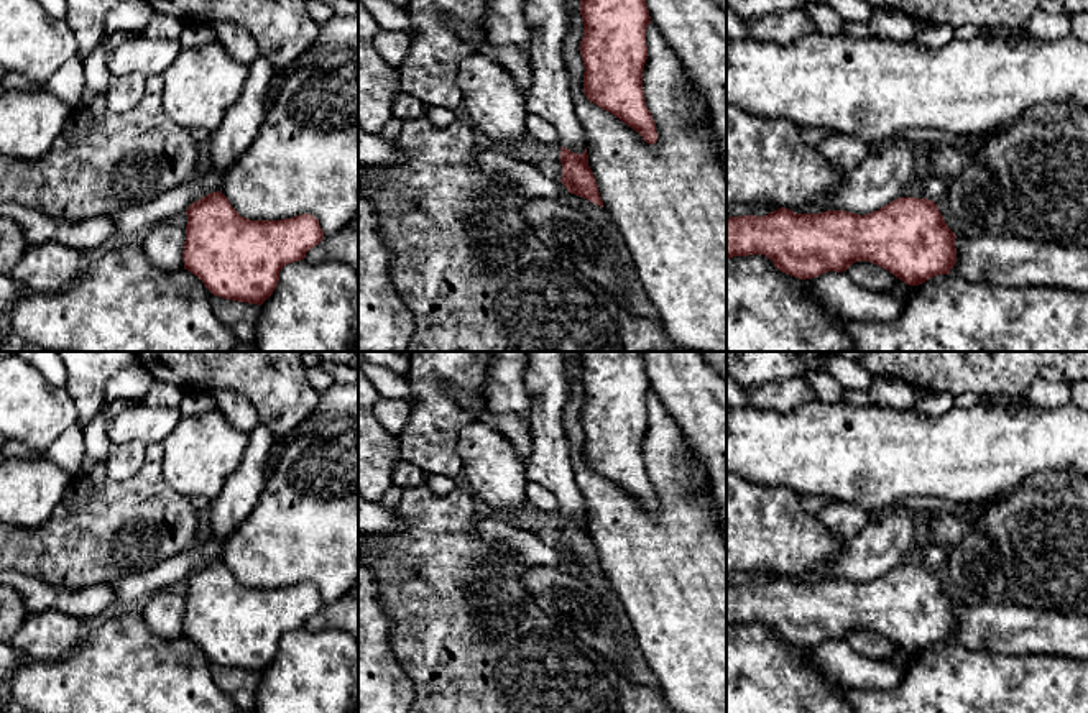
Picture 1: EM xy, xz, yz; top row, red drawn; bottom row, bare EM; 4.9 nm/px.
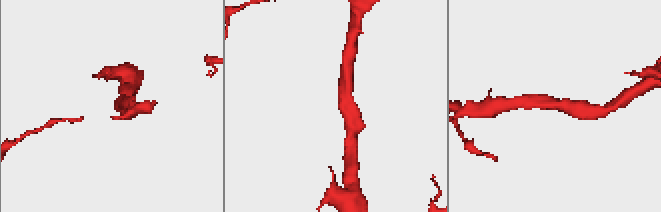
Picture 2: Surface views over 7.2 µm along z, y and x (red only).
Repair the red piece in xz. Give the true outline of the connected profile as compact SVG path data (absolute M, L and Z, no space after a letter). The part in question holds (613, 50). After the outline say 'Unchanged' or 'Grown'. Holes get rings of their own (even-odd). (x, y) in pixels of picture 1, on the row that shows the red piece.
M580 0L585 97L636 130L649 145L657 141L656 123L646 107L643 71L648 59L646 28L651 23L646 0Z. Unchanged

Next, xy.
M220 192L207 194L187 210L184 269L197 276L219 297L261 306L276 289L279 271L319 245L324 232L311 214L283 220L250 220L242 217Z. Unchanged

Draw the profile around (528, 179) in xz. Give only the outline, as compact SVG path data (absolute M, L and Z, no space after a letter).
M486 150L477 158L477 166L493 177L509 179L526 197L559 199L569 194L560 181L544 176L534 164L514 159L496 150Z

